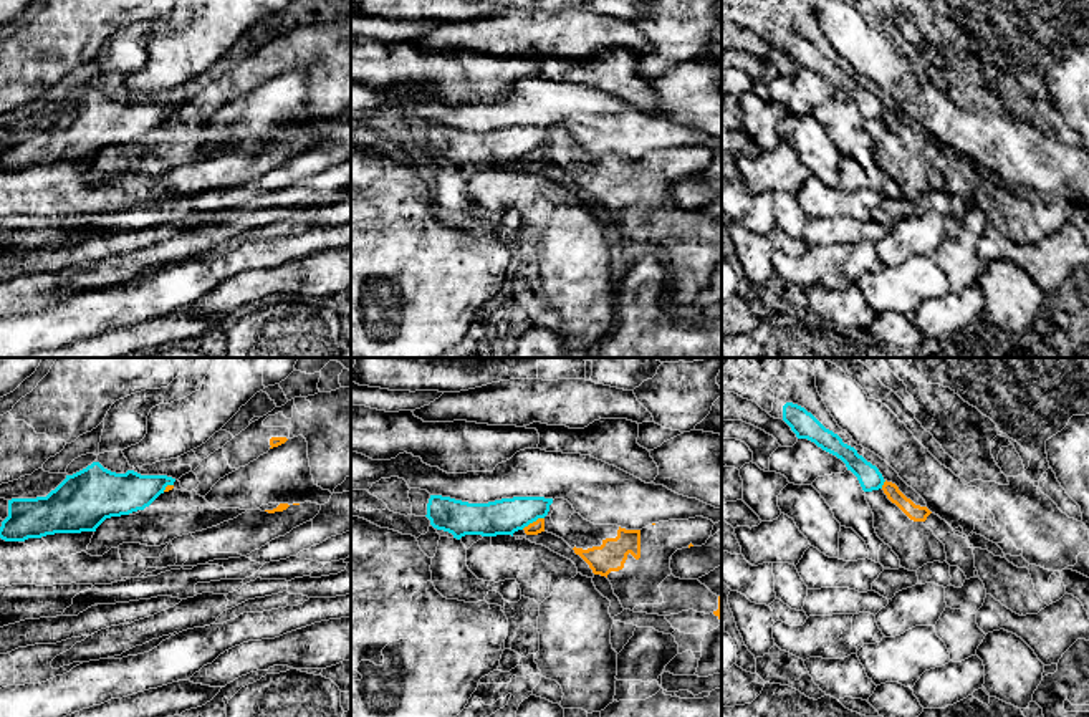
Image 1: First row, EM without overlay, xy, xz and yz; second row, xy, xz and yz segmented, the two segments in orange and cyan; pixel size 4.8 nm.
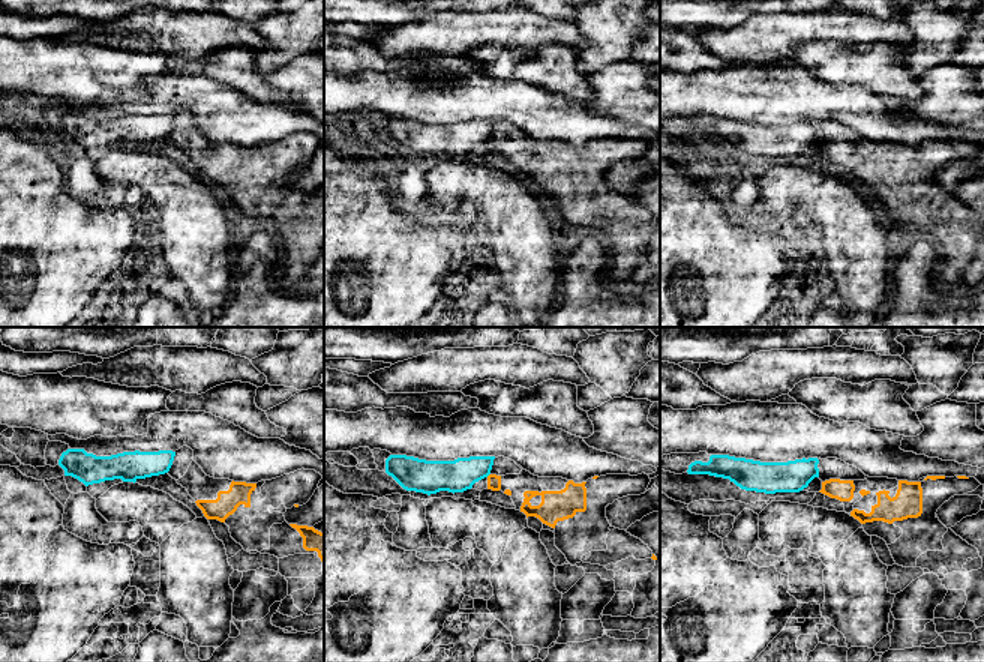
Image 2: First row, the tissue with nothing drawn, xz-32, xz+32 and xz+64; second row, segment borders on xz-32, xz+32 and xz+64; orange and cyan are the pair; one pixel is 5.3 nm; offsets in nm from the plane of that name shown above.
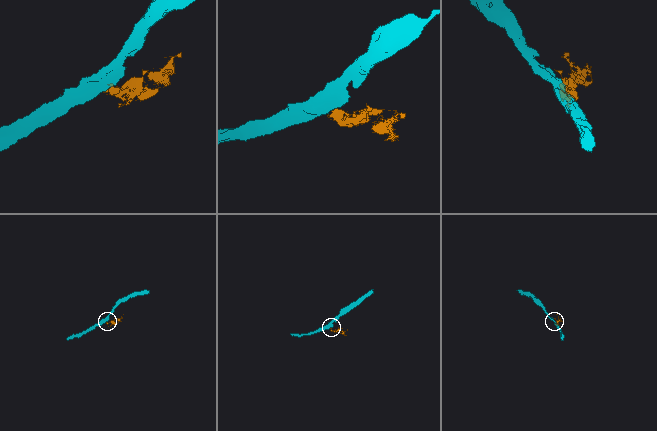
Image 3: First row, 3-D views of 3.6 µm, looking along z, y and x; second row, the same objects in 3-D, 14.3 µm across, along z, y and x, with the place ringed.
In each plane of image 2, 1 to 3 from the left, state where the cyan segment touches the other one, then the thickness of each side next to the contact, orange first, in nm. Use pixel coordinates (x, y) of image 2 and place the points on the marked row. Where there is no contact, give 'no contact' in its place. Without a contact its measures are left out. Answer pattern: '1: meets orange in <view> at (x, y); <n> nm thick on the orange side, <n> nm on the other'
1: no contact
2: no contact
3: no contact

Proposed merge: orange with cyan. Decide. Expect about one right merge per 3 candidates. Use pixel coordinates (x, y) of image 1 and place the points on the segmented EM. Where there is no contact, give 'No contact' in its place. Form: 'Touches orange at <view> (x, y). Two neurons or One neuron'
Touches orange at xz (533, 522). Two neurons

